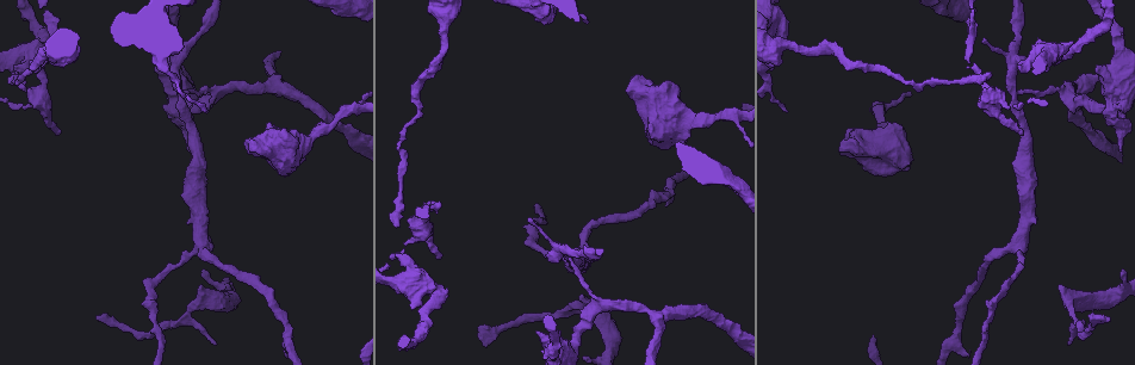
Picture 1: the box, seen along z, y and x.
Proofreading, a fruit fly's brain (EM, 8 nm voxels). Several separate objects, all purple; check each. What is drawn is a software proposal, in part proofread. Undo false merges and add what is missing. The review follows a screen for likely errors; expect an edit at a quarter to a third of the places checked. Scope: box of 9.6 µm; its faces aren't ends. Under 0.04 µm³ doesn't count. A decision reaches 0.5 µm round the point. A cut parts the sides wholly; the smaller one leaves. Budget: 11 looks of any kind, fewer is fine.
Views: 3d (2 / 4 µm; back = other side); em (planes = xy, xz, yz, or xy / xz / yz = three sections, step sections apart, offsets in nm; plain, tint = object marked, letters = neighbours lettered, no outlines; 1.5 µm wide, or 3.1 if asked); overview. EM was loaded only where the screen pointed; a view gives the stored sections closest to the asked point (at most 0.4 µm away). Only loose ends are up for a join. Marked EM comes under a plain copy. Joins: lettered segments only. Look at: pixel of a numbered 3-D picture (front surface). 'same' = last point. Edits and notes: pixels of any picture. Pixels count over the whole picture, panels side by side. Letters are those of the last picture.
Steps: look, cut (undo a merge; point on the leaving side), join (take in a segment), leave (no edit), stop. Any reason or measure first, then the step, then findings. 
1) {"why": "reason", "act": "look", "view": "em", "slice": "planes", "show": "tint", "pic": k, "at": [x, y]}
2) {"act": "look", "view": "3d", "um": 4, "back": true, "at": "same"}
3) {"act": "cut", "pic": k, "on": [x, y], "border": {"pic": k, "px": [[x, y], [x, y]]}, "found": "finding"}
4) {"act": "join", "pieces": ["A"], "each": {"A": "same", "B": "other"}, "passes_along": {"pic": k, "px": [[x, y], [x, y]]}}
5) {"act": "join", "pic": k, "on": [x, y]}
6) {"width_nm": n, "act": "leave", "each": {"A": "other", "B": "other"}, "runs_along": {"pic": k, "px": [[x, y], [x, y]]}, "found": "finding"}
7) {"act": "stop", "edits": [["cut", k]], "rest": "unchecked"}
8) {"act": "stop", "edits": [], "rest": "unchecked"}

{"why": "branch stops here", "act": "look", "view": "em", "slice": "planes", "show": "letters", "pic": 1, "at": [481, 341]}

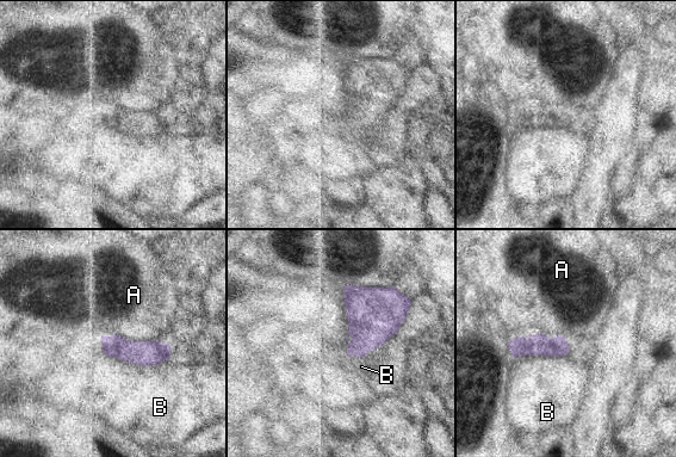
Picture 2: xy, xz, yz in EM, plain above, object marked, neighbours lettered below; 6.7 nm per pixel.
{"act": "leave", "each": {"A": "other", "B": "other"}, "border": {"pic": 2, "px": [[101, 335], [162, 343]]}, "found": "no lettered segment goes on from it"}

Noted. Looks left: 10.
{"why": "tapers out", "act": "look", "view": "em", "um": 3.1, "slice": "yz", "step": 8, "show": "letters", "pic": 1, "at": [1068, 345]}

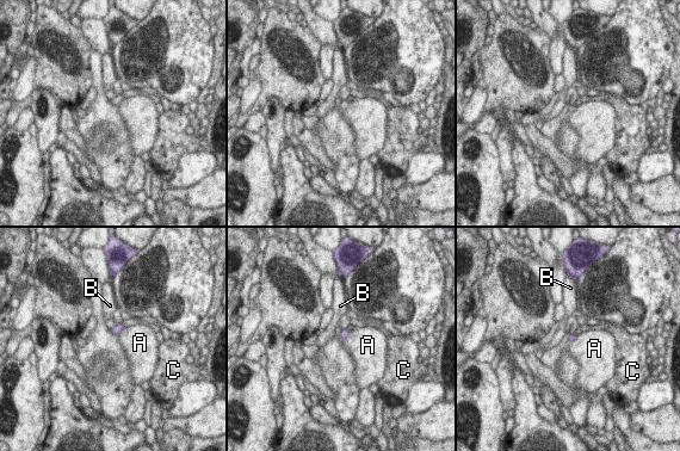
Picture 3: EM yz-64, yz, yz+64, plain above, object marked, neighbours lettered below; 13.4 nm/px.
{"act": "look", "view": "em", "um": 3.1, "slice": "planes", "show": "letters", "at": "same"}

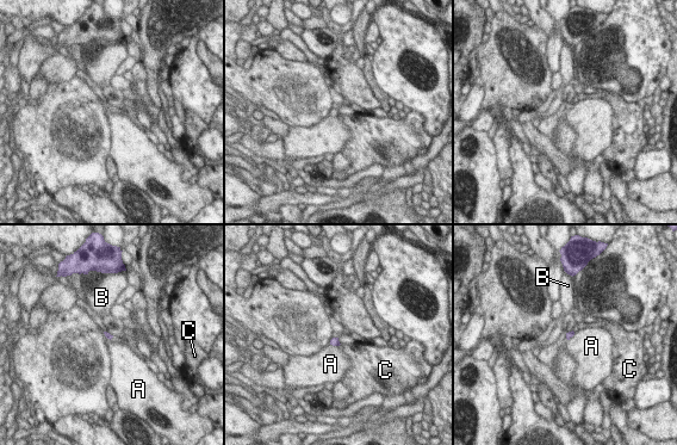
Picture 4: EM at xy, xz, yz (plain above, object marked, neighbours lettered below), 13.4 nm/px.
{"act": "leave", "each": {"A": "other", "B": "other", "C": "other"}, "border": {"pic": 4, "px": [[575, 333], [567, 340]]}, "found": "none of them fits"}

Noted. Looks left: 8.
{"why": "a fork", "act": "look", "view": "3d", "um": 2, "pic": 1, "at": [1017, 95]}

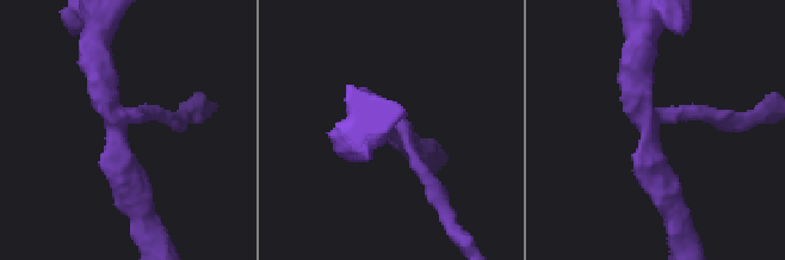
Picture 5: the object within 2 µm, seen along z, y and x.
{"arms": 3, "act": "look", "view": "em", "slice": "planes", "show": "letters", "pic": 5, "at": [127, 119]}

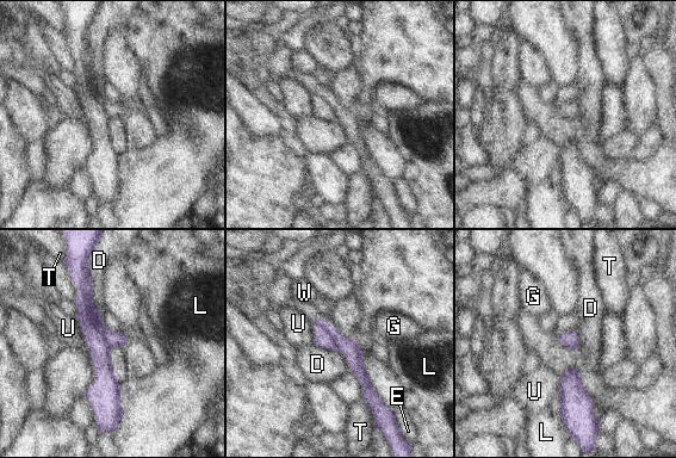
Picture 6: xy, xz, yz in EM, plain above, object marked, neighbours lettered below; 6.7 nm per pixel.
{"act": "cut", "pic": 6, "on": [322, 330], "each": {"D": "other", "E": "other", "G": "other", "L": "other", "T": "other", "U": "other", "W": "other"}, "found": "two neurons meet here"}

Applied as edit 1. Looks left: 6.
{"why": "abrupt turn", "act": "look", "view": "em", "slice": "yz", "step": 4, "show": "tint", "pic": 1, "at": [426, 284]}

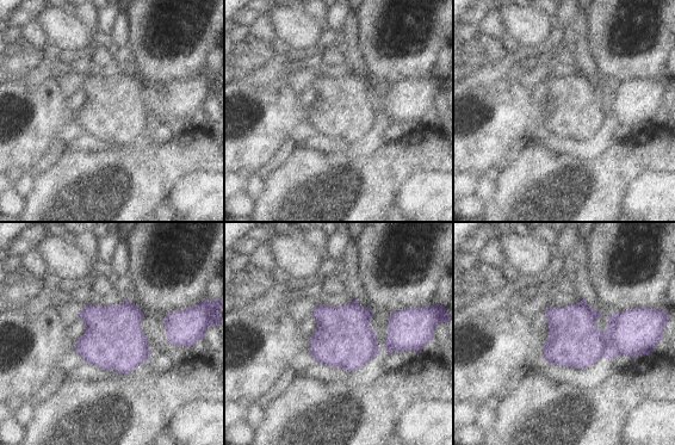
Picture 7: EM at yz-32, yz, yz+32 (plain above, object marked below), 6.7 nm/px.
{"why": "cut it another way", "act": "look", "view": "em", "slice": "planes", "show": "letters", "at": "same"}

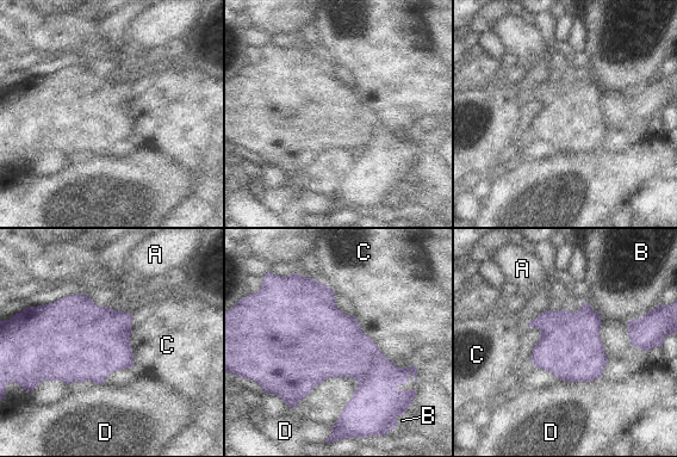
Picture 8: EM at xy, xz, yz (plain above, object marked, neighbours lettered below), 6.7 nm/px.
{"width_nm": 420, "act": "leave", "each": {"A": "other", "B": "other", "C": "other", "D": "other"}, "border": {"pic": 8, "px": [[353, 315], [360, 328], [393, 362]]}, "found": "one neuron here"}

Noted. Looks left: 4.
{"act": "stop", "edits": [["cut", 6]], "rest": "unchecked"}

